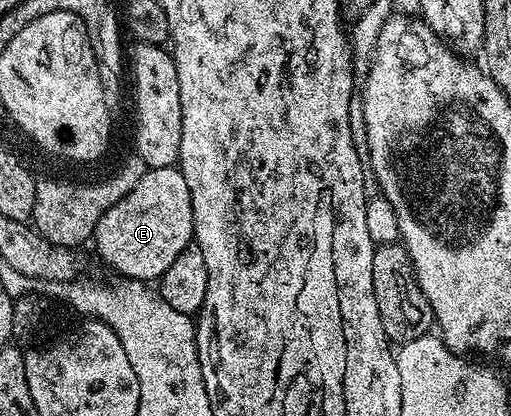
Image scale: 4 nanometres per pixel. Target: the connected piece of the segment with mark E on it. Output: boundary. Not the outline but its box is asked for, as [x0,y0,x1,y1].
[92,166,194,281]

